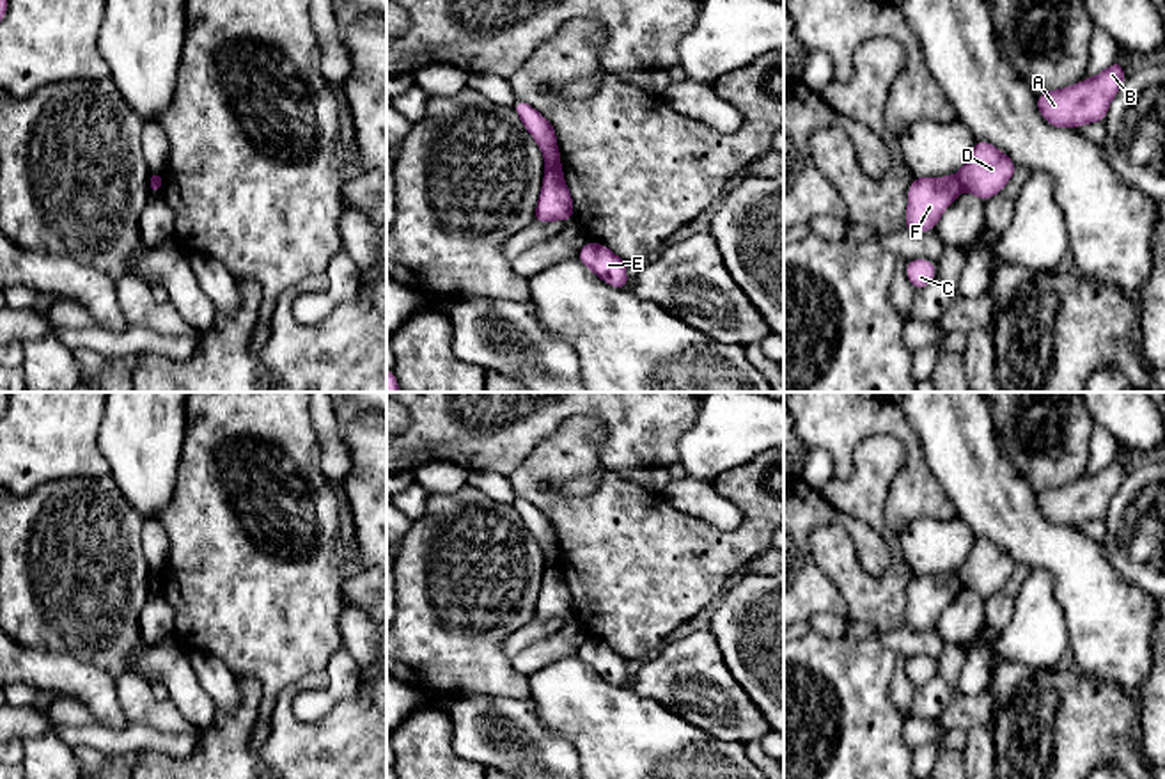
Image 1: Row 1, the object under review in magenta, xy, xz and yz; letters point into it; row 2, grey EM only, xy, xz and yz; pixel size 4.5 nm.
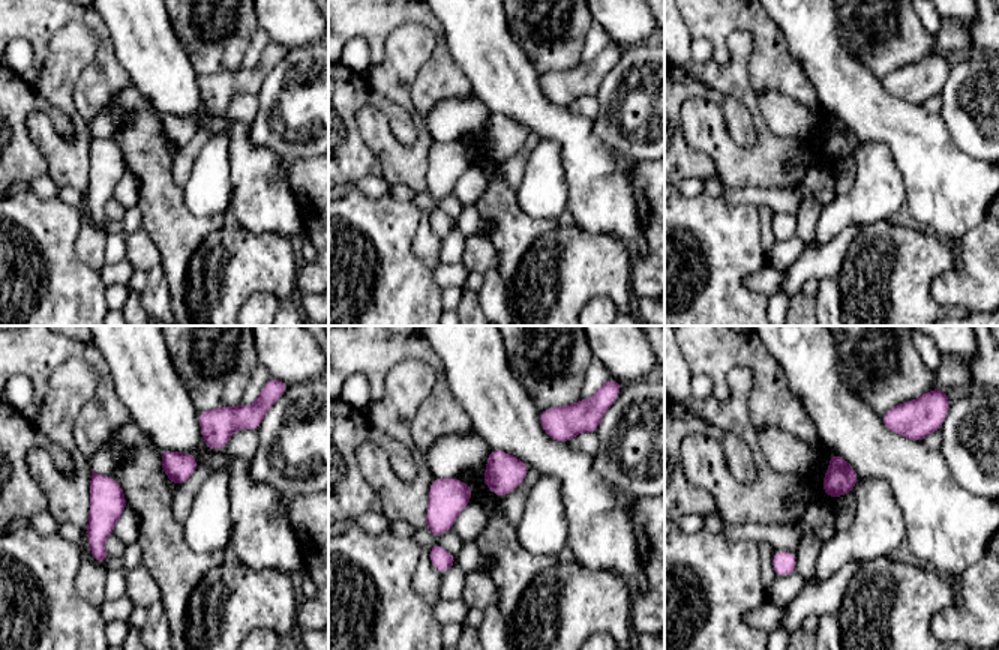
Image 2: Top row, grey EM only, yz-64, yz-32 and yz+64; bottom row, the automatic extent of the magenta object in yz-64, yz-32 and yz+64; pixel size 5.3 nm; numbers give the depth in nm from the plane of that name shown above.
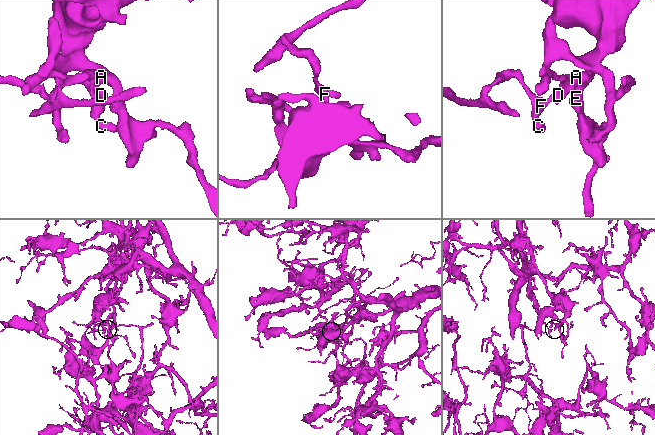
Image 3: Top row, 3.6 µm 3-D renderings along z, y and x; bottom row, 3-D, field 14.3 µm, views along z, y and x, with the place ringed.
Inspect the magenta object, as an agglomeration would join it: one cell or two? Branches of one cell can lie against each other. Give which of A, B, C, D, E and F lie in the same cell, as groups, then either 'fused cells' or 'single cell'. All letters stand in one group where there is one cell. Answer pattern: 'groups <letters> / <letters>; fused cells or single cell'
groups A B D E / C F; fused cells

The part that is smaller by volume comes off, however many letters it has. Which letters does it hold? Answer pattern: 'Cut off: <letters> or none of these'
Cut off: C, F

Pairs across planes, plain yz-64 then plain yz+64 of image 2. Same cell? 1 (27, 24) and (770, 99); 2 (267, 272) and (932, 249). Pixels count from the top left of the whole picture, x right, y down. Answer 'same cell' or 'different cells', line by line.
1: different cells
2: same cell

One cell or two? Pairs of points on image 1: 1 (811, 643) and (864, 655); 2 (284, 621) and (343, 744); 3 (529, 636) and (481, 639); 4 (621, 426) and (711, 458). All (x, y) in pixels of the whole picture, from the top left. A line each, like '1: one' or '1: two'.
1: one
2: one
3: two
4: two

